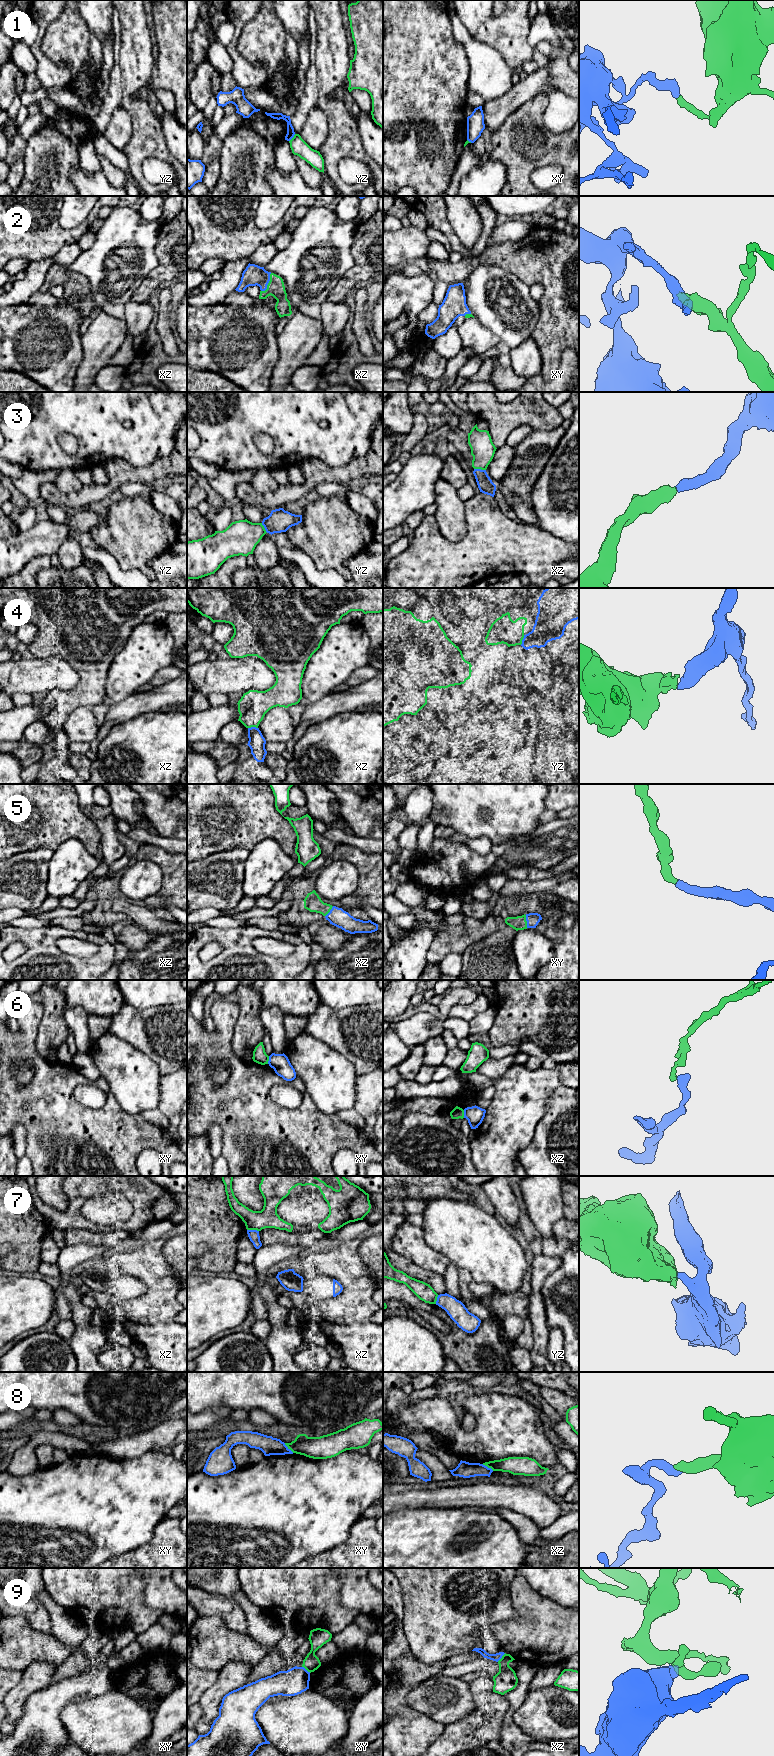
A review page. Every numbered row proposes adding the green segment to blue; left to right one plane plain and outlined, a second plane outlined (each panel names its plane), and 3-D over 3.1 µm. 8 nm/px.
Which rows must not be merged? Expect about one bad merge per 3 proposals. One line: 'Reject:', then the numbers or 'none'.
Reject: 1, 6, 7, 8, 9

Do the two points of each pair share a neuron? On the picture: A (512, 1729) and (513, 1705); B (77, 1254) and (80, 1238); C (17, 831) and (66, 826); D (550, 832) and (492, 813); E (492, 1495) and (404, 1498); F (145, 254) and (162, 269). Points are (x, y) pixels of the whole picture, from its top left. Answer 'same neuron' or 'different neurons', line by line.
A: same neuron
B: different neurons
C: same neuron
D: different neurons
E: same neuron
F: different neurons

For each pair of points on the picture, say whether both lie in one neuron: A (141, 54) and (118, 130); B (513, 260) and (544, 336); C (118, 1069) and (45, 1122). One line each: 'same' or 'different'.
A: different
B: same
C: different

